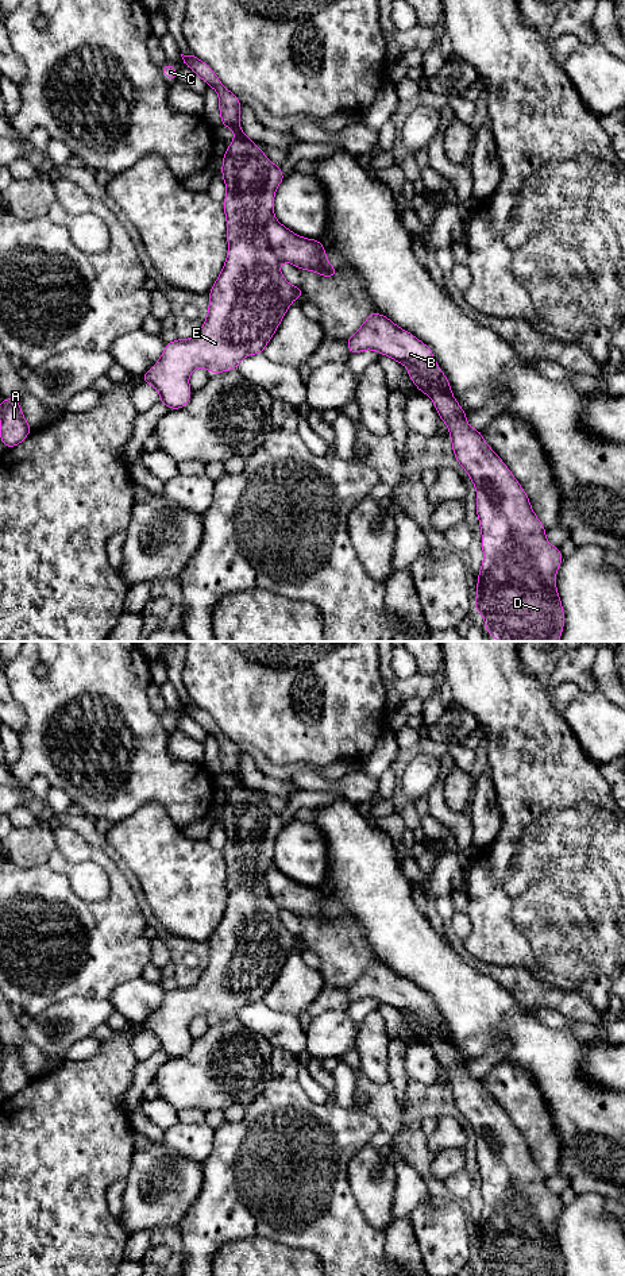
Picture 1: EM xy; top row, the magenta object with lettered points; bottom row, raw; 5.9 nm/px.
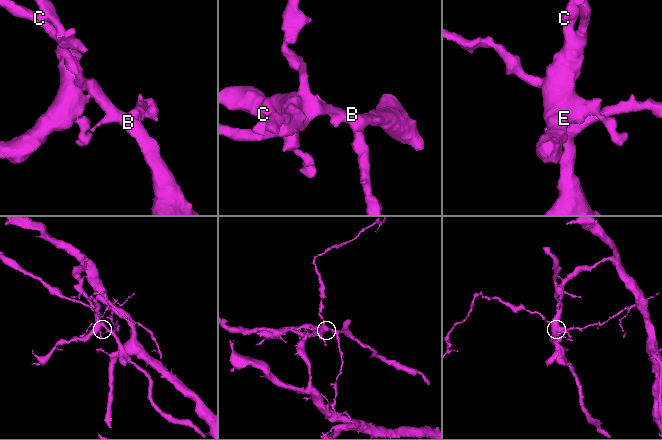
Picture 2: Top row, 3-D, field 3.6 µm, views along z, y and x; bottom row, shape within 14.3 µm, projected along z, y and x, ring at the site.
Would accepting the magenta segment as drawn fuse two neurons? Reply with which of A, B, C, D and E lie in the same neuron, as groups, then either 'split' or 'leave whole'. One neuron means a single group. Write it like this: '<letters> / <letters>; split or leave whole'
A C E / B D; split

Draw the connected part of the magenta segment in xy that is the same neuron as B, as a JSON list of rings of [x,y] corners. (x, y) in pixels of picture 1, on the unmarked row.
[[[373,960],[363,974],[347,987],[350,1002],[363,998],[374,998],[382,1003],[393,1006],[400,1013],[408,1015],[409,1026],[416,1036],[428,1042],[441,1067],[448,1073],[452,1098],[459,1113],[467,1119],[477,1137],[477,1163],[482,1181],[483,1211],[477,1223],[477,1248],[474,1256],[483,1264],[486,1276],[563,1276],[564,1260],[559,1241],[556,1238],[556,1219],[563,1210],[563,1203],[558,1195],[551,1194],[545,1187],[545,1176],[535,1163],[525,1138],[513,1125],[502,1107],[486,1092],[481,1079],[471,1076],[459,1051],[454,1046],[448,1026],[439,1017],[432,998],[413,984],[410,980],[397,975],[386,964]]]

